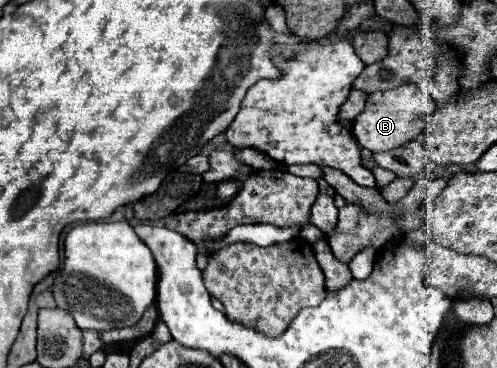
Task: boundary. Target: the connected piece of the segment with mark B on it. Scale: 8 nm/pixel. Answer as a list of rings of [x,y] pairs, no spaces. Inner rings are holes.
[[[404,84],[394,90],[384,90],[384,92],[374,92],[366,100],[366,108],[362,114],[356,116],[352,124],[352,132],[356,140],[360,142],[362,148],[370,152],[384,152],[384,150],[394,150],[400,148],[418,134],[422,134],[428,118],[436,110],[434,100],[424,94],[416,84]]]

